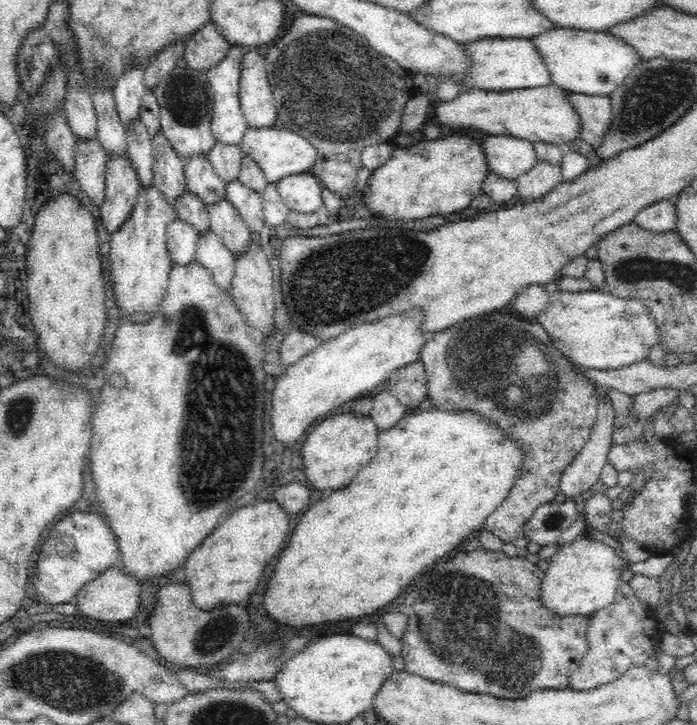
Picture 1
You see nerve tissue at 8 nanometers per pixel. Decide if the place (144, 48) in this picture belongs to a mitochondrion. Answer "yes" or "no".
no

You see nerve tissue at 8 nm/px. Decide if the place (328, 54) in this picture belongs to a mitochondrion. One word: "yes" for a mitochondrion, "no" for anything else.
yes

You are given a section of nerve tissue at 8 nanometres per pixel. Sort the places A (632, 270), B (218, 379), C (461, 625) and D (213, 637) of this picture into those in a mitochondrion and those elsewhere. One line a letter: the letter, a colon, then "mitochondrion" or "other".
A: mitochondrion
B: mitochondrion
C: mitochondrion
D: mitochondrion

